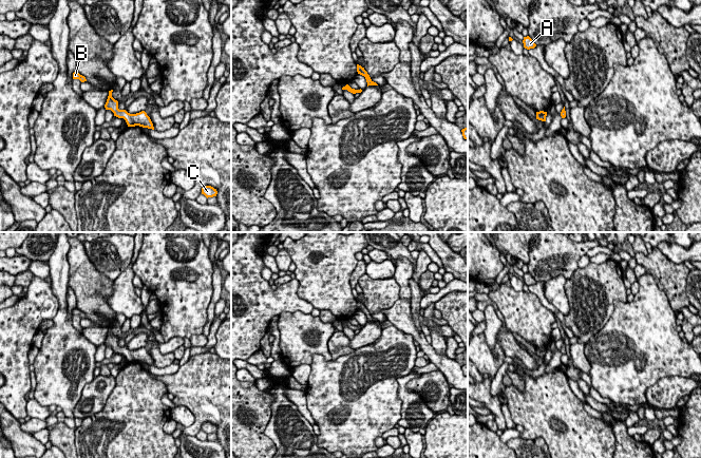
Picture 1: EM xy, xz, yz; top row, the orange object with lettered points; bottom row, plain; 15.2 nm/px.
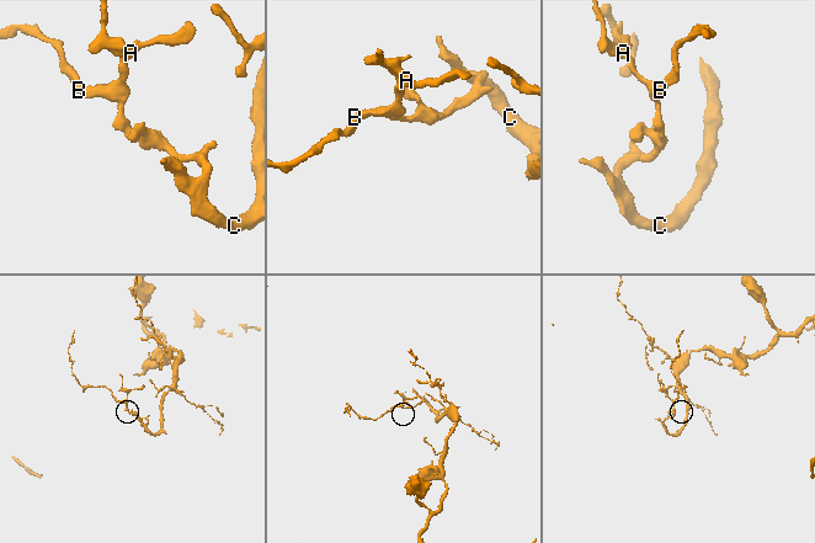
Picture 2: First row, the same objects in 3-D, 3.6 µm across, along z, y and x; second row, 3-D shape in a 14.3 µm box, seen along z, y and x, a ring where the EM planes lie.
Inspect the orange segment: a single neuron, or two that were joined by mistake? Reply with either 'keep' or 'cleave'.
keep

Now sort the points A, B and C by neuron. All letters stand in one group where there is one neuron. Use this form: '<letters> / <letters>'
A B C

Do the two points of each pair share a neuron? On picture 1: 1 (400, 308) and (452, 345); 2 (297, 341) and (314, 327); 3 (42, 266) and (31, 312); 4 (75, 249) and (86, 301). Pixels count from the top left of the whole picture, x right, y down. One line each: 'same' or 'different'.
1: different
2: same
3: different
4: same

